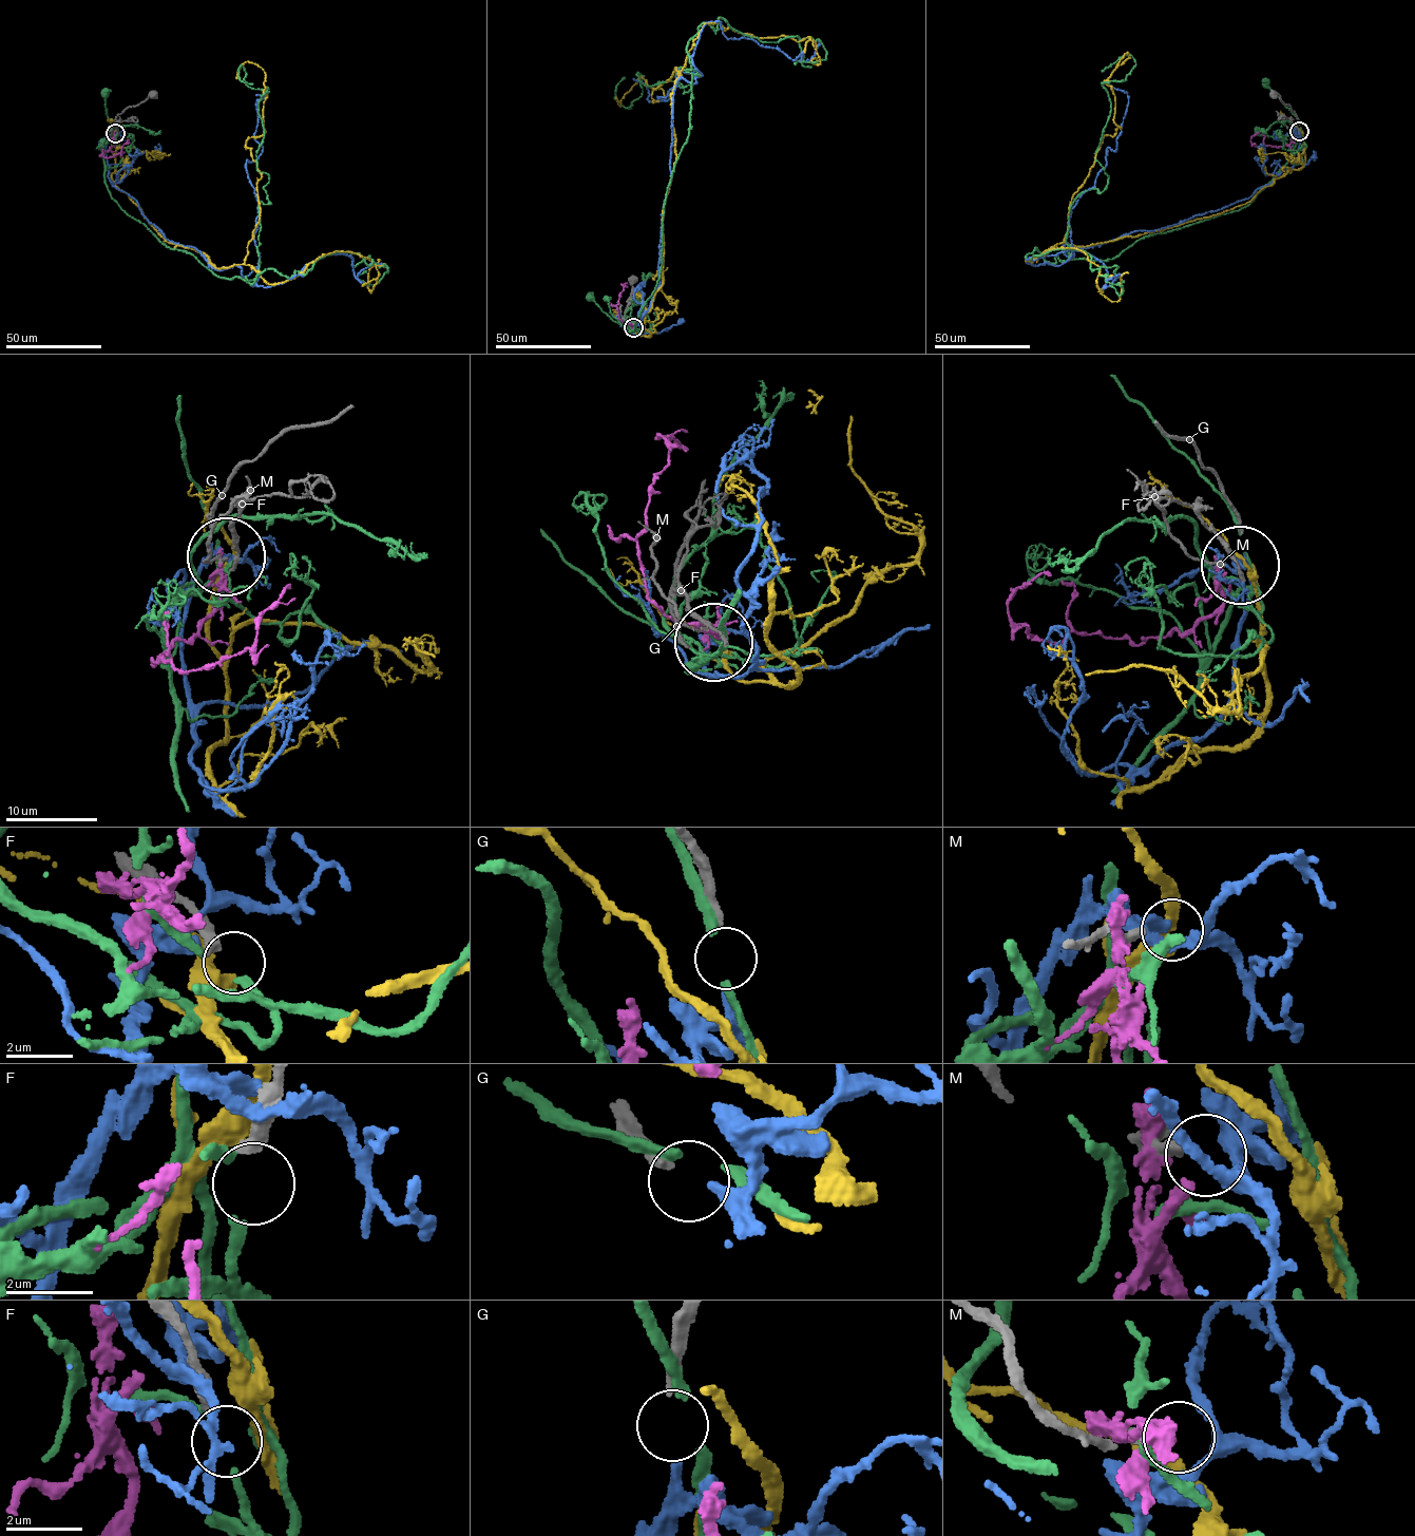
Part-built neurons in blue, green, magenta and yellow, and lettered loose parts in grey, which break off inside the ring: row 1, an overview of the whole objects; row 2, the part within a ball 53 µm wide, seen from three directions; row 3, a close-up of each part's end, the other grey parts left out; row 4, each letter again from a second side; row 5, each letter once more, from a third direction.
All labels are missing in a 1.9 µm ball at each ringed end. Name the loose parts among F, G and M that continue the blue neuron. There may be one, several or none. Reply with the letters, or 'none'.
G

